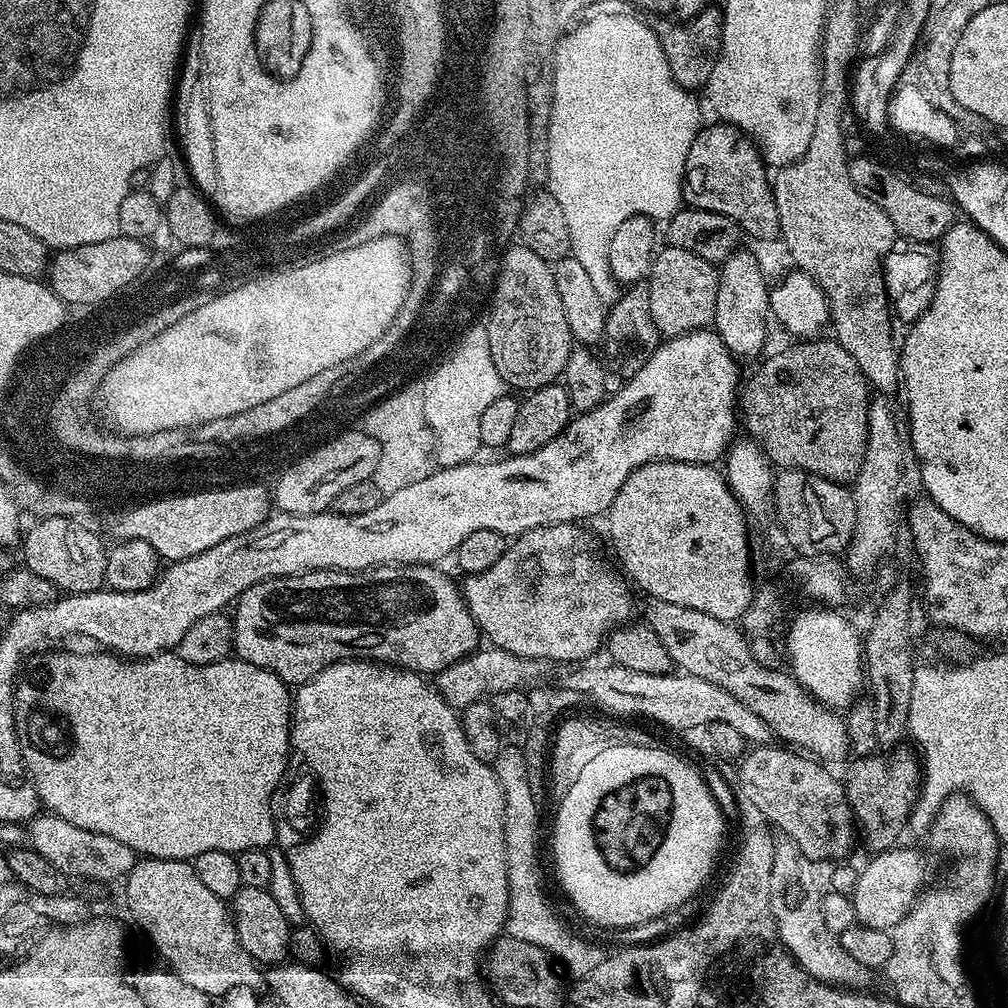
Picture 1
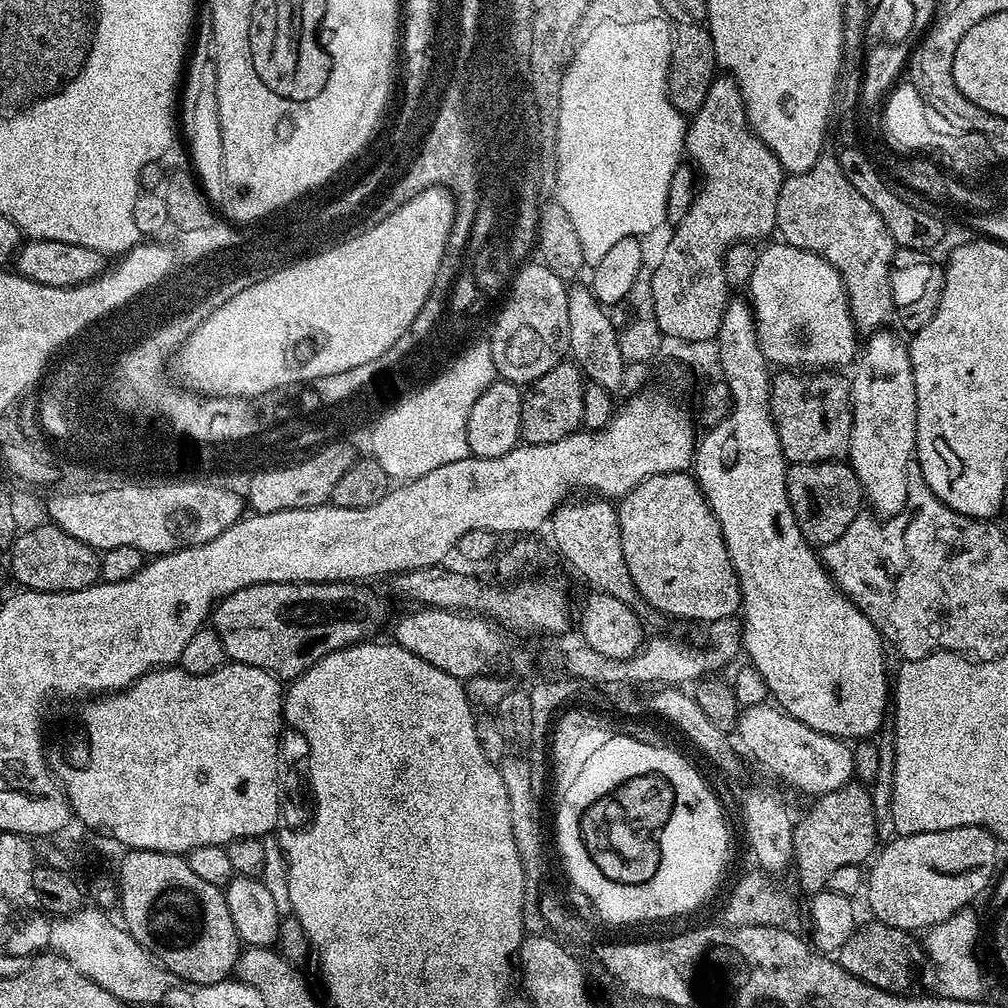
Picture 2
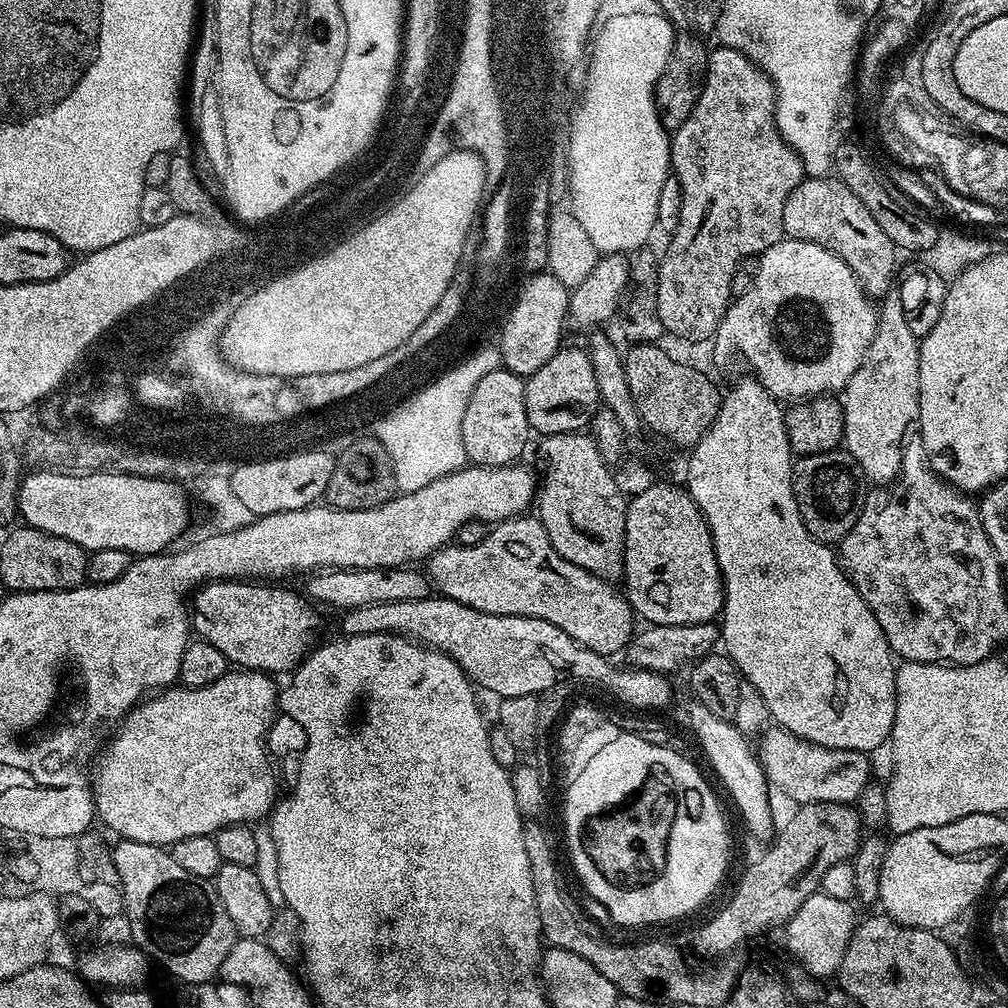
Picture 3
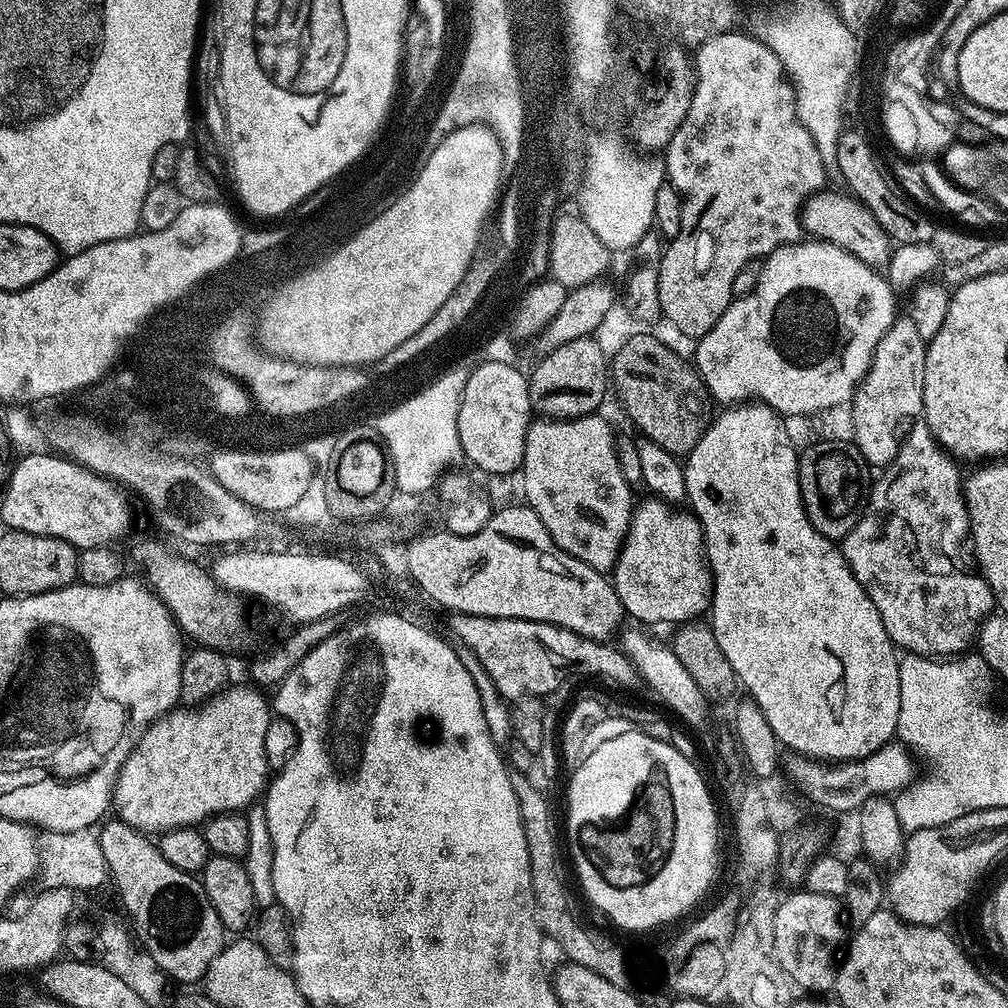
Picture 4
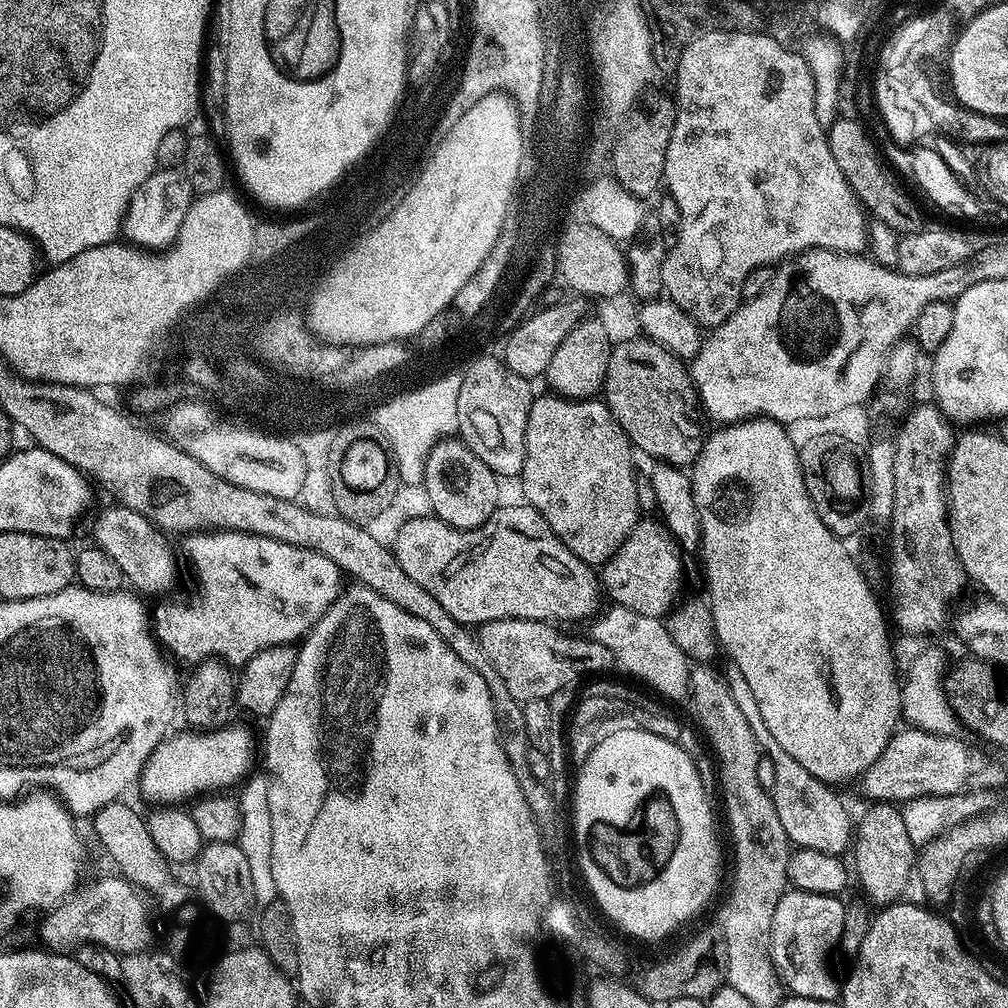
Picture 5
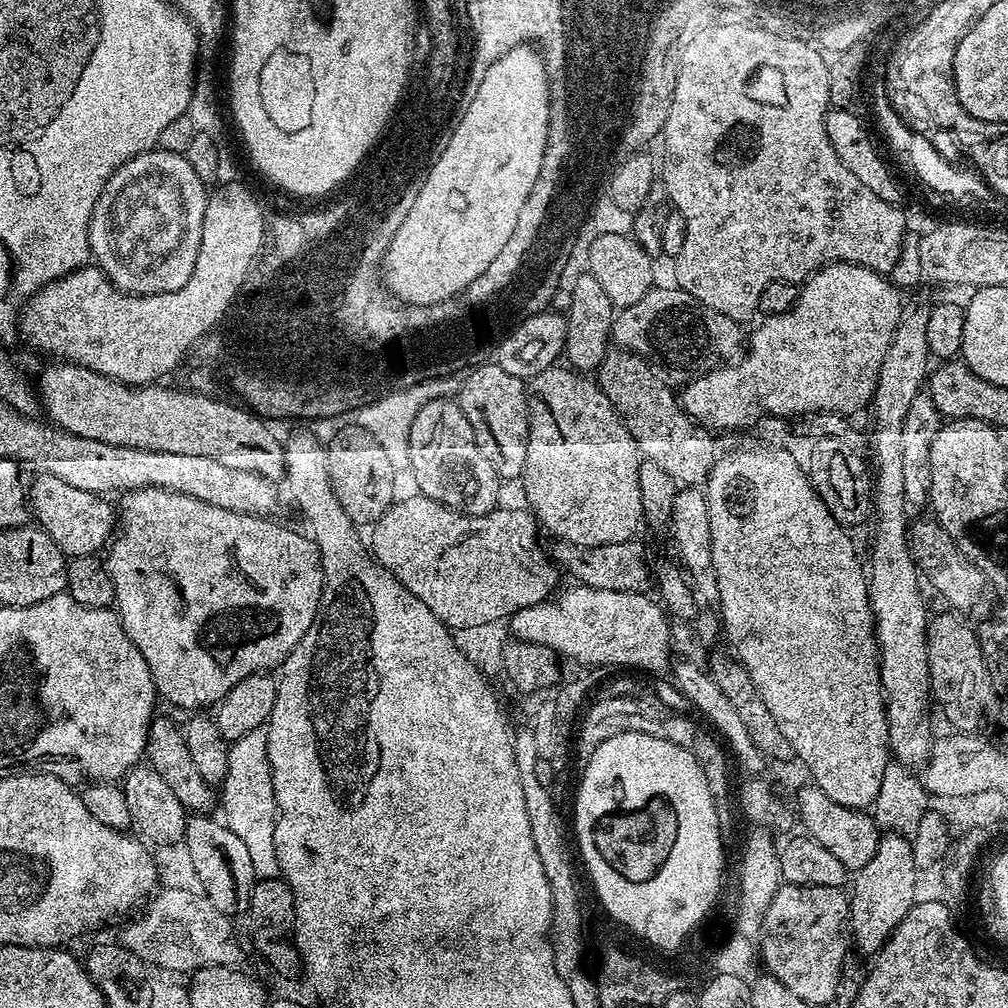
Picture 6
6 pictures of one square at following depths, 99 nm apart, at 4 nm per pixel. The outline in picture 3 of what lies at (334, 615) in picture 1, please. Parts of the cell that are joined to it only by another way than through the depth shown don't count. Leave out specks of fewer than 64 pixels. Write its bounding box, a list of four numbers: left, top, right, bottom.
[190,580,320,674]

